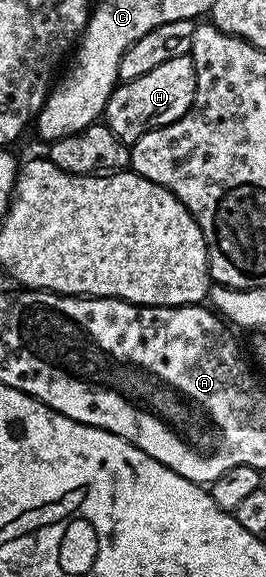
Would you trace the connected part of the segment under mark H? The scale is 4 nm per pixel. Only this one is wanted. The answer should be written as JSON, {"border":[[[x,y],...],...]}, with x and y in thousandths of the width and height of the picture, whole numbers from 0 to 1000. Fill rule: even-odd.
{"border":[[[714,94],[665,97],[665,104],[620,104],[620,111],[545,125],[545,132],[515,132],[515,139],[447,142],[417,158],[383,203],[395,206],[395,217],[455,244],[489,250],[545,236],[545,229],[680,208],[680,201],[695,201],[695,194],[711,194],[726,180],[737,153],[741,132]]]}

